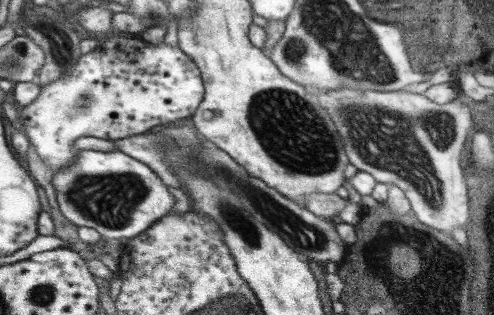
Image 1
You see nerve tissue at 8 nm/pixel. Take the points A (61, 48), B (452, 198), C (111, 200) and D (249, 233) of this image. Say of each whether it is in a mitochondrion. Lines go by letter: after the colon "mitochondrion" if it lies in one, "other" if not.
A: mitochondrion
B: mitochondrion
C: mitochondrion
D: mitochondrion

